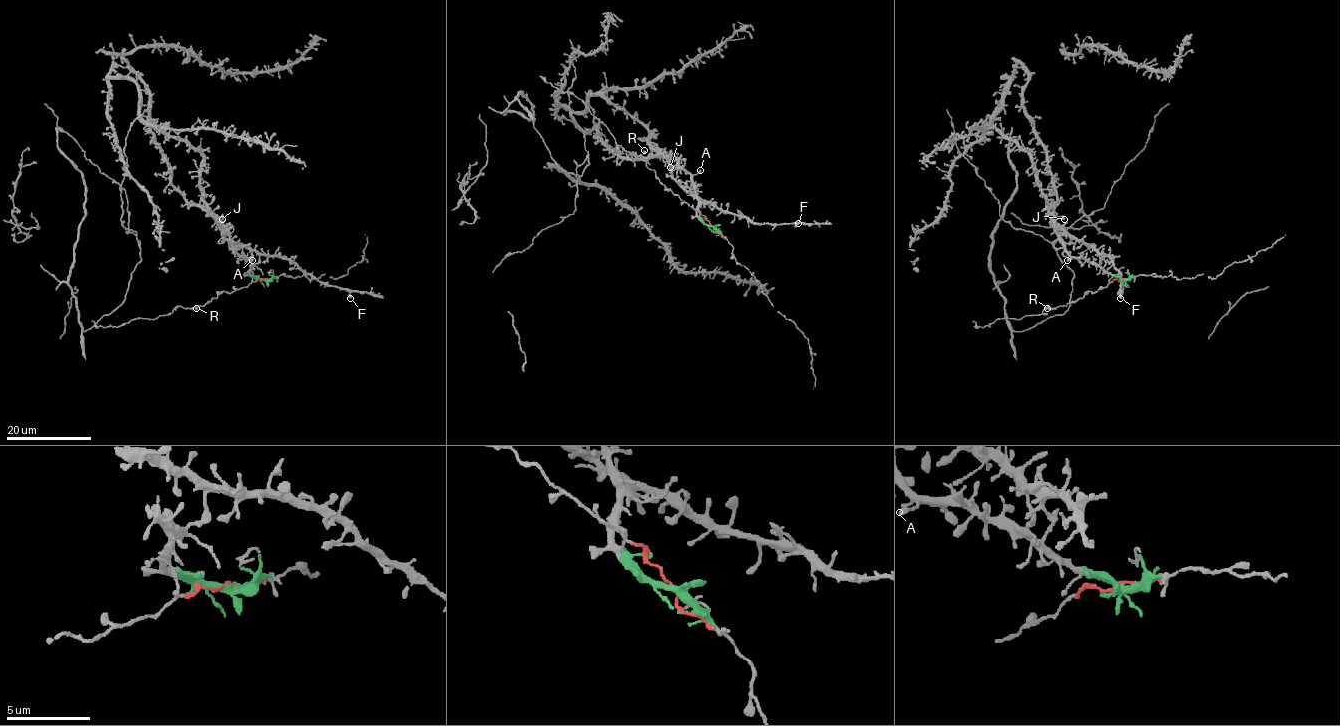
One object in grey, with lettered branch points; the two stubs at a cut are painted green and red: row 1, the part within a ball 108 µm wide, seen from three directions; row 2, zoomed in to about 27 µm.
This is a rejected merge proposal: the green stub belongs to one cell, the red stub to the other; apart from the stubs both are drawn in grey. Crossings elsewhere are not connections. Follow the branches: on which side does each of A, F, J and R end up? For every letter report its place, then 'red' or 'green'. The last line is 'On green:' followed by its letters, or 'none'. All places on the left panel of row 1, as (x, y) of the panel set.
A: (252, 260) | green
F: (350, 298) | green
J: (222, 219) | green
R: (196, 308) | red
On green: A, F, J

